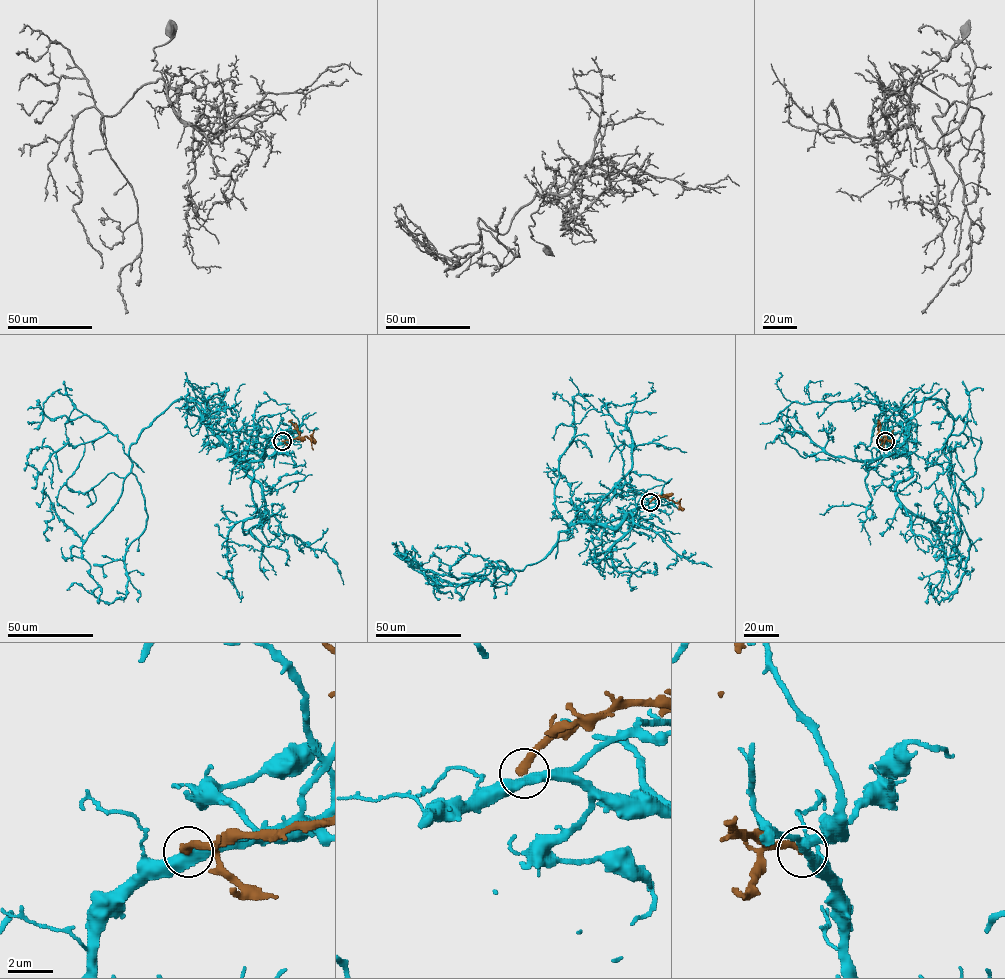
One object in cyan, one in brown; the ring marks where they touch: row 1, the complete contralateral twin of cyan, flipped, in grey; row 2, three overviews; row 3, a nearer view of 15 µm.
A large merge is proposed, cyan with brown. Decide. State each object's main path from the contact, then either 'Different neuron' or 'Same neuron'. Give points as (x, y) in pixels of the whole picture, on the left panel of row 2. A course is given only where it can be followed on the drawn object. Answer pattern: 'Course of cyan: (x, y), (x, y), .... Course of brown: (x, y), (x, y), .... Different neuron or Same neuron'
Course of cyan: (282, 441), (234, 453), (177, 399), (129, 450), (147, 515), (126, 596), (69, 590). Course of brown: (282, 441), (305, 436), (313, 440), (314, 429). Different neuron

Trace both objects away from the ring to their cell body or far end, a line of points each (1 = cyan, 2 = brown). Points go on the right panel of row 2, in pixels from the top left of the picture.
1: (885, 441), (906, 453), (914, 400), (939, 399), (953, 421), (944, 450), (968, 559), (949, 596), (927, 590)
2: (885, 441), (879, 438), (884, 436), (891, 440), (893, 429)

